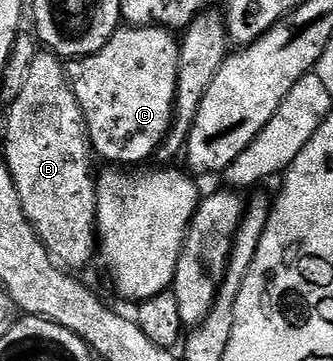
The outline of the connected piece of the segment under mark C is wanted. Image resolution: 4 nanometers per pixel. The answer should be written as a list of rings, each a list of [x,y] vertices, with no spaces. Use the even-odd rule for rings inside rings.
[[[124,24],[116,29],[114,35],[97,51],[88,57],[71,59],[66,62],[67,80],[71,83],[71,90],[77,95],[77,103],[83,112],[83,118],[87,120],[87,136],[91,138],[91,148],[94,156],[103,161],[108,161],[111,167],[139,167],[142,161],[154,158],[159,152],[159,145],[167,137],[171,129],[171,118],[175,115],[175,84],[177,83],[177,67],[179,66],[179,41],[172,30],[157,25],[132,25]]]

